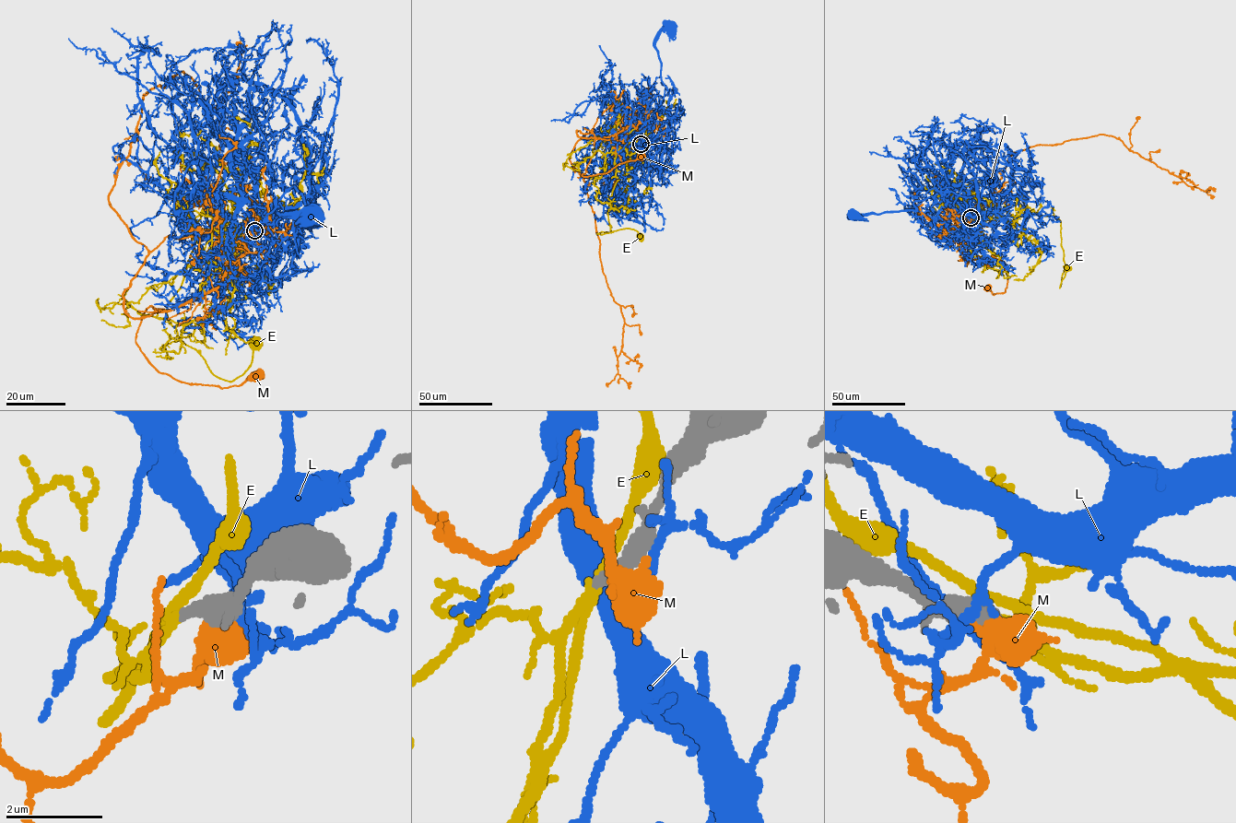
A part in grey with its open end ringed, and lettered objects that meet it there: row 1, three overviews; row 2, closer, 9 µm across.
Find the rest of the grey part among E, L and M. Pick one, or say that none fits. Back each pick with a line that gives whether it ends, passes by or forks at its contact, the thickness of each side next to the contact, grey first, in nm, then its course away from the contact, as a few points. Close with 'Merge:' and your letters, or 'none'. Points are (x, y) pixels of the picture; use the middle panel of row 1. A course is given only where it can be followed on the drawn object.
E: it forks | 400/180 nm | via (641, 144), (612, 191), (607, 211), (610, 232), (596, 234), (629, 229), (641, 237)
Merge: E

